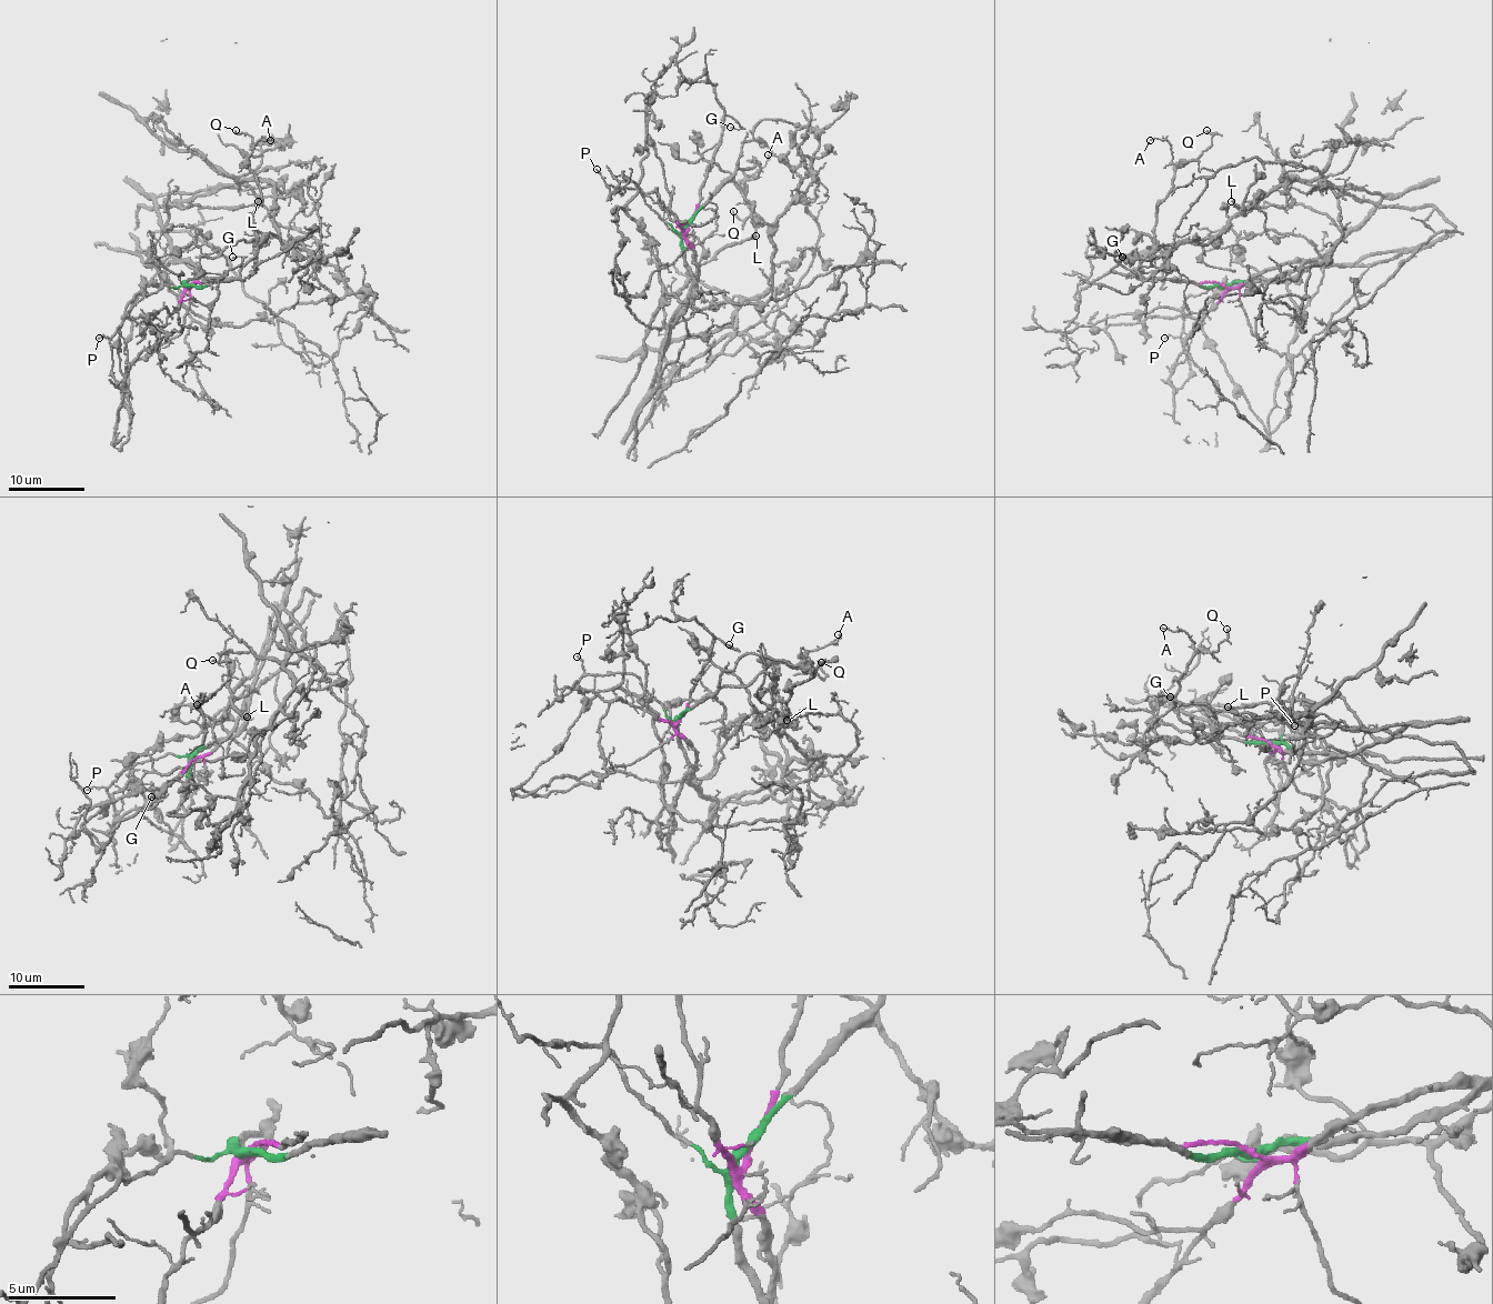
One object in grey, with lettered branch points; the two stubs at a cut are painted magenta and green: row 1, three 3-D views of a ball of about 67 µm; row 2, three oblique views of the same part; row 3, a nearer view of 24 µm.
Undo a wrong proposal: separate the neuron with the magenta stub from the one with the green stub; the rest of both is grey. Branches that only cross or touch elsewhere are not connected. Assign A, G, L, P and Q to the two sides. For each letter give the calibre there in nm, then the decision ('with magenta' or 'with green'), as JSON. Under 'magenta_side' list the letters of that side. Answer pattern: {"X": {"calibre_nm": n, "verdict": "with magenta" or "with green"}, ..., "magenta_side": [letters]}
{"A": {"calibre_nm": 120, "verdict": "with green"}, "G": {"calibre_nm": 90, "verdict": "with magenta"}, "L": {"calibre_nm": 200, "verdict": "with green"}, "P": {"calibre_nm": 130, "verdict": "with green"}, "Q": {"calibre_nm": 140, "verdict": "with green"}, "magenta_side": ["G"]}

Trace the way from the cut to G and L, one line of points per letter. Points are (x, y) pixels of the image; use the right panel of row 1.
G: (1221, 284), (1112, 273), (1111, 269), (1122, 258)
L: (1221, 284), (1253, 282), (1292, 273), (1322, 256), (1343, 231), (1328, 216), (1295, 204), (1239, 208), (1231, 200)

